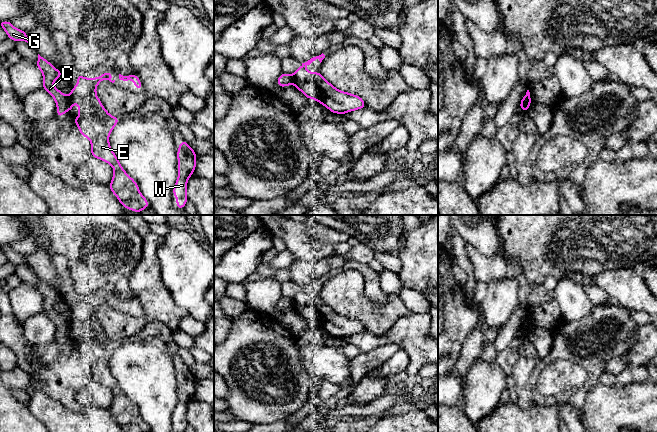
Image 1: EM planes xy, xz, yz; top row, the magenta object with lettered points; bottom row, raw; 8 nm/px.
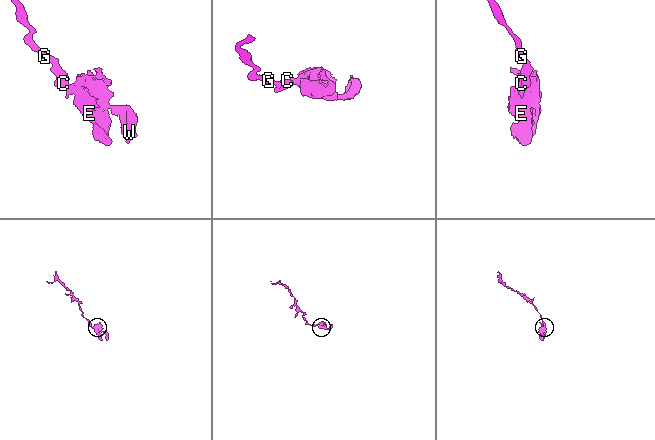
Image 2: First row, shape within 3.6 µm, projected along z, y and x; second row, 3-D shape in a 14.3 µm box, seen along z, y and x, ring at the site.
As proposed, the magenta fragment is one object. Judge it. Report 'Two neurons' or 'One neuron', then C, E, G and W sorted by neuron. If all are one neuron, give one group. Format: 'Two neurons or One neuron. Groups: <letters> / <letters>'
Two neurons. Groups: C G / E W

